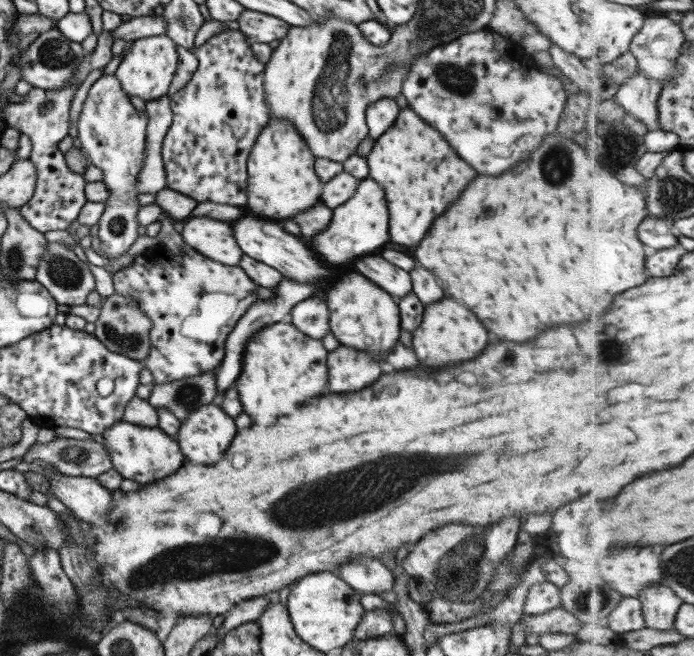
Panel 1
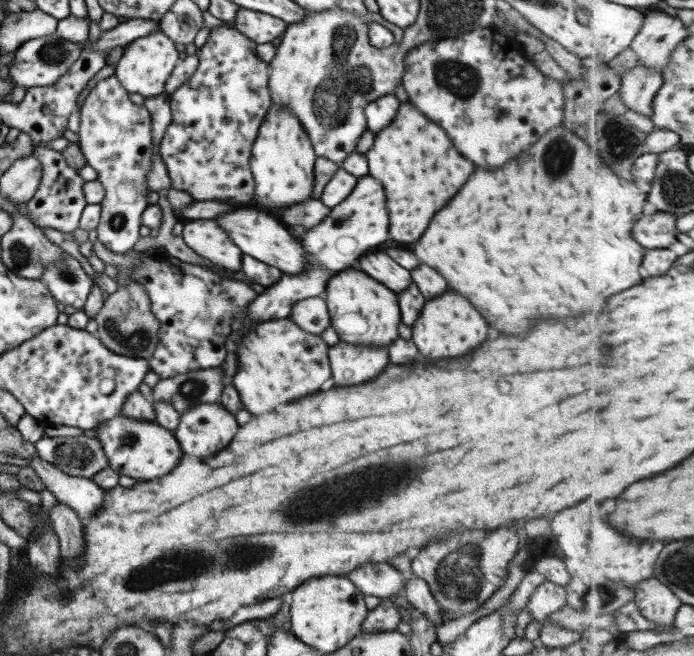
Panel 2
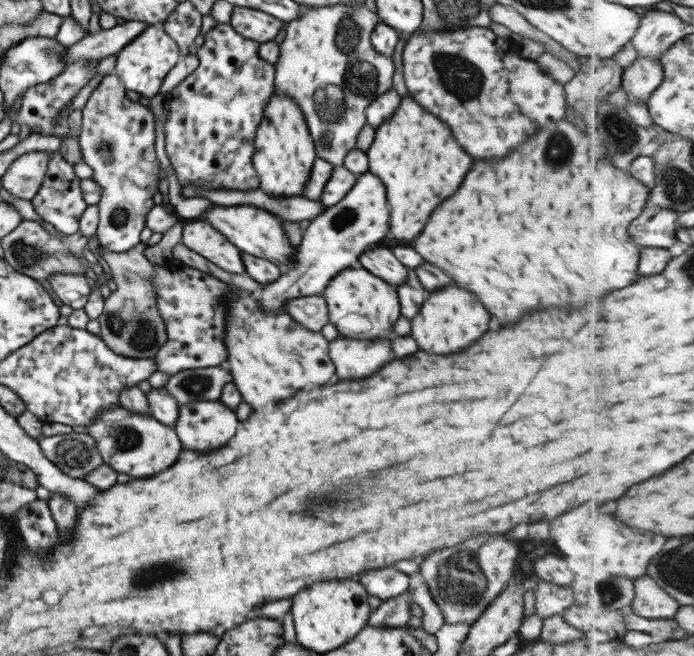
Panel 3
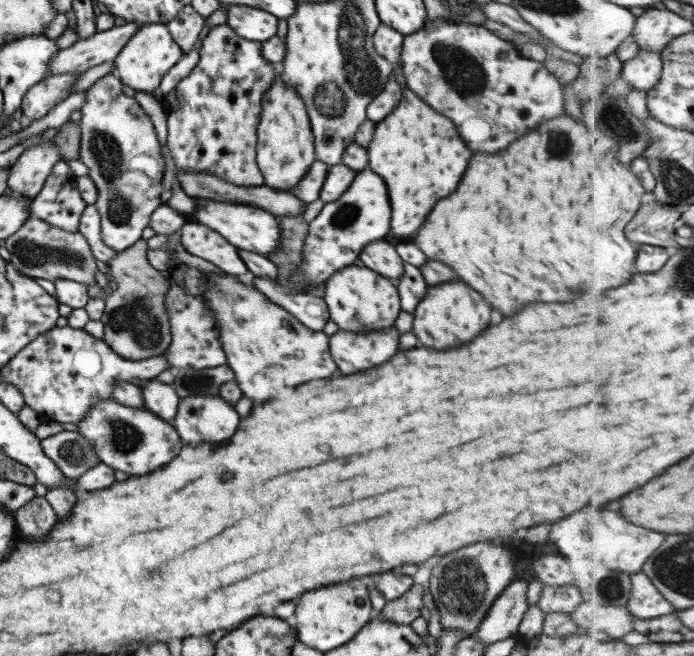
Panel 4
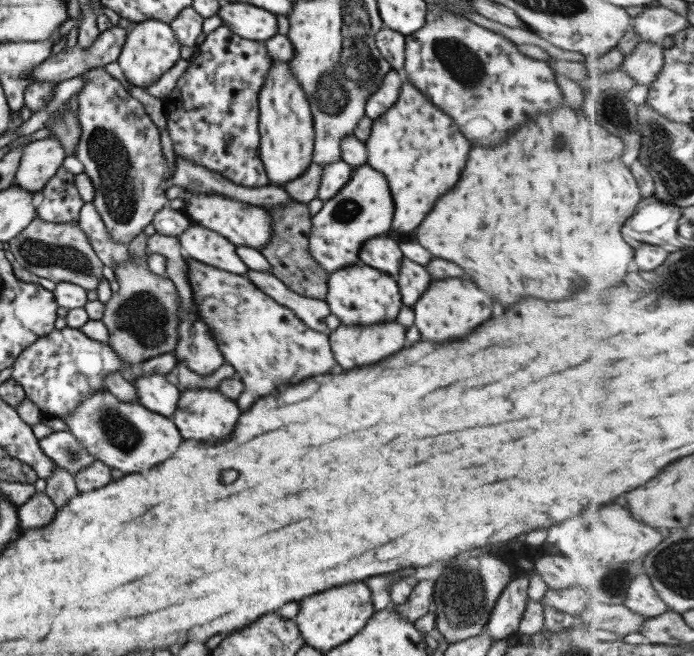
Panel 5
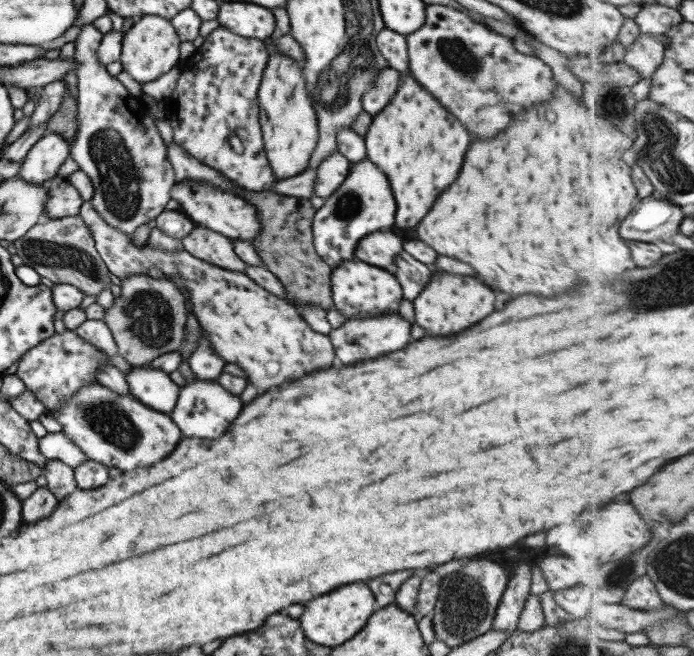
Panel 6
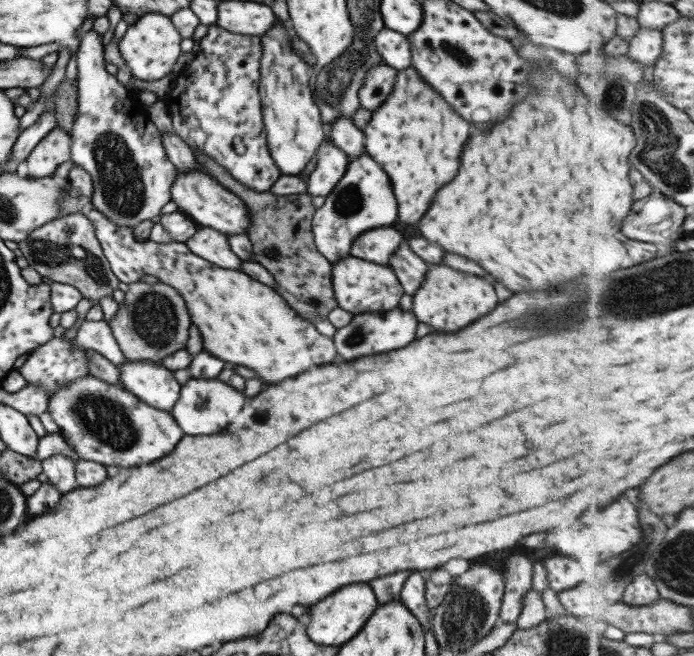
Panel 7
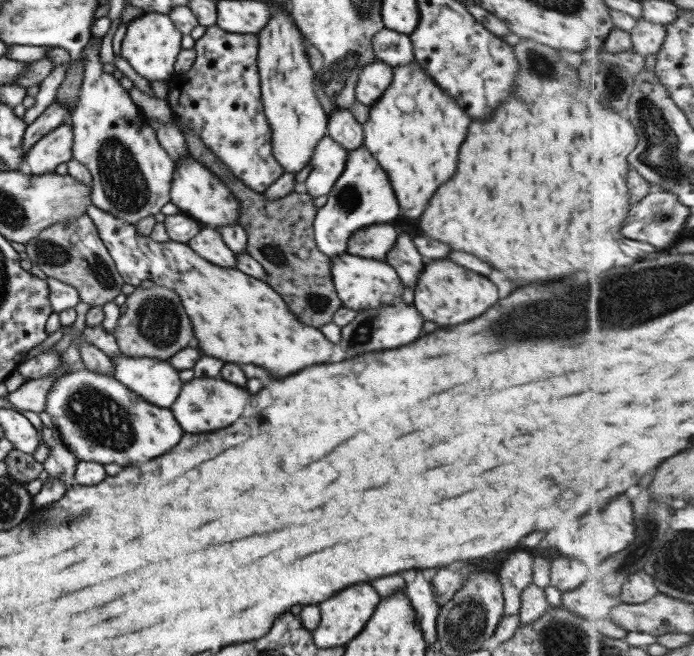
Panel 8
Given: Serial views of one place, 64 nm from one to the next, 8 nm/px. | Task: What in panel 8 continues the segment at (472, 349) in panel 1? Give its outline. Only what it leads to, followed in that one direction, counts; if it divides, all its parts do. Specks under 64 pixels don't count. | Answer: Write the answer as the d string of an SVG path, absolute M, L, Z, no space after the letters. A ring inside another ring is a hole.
M433 260L425 264L413 296L413 306L421 314L421 318L435 322L437 326L463 324L483 314L495 302L497 302L497 290L487 278L473 274L469 270L463 272L463 268L457 268L457 264L447 260Z

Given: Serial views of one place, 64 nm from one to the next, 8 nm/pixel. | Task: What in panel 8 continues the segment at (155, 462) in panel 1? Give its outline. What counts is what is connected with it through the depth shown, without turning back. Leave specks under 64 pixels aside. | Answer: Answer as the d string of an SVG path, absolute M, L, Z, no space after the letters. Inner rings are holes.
M85 367L53 379L45 396L43 410L49 415L59 440L78 461L96 462L102 465L129 466L133 462L145 462L157 458L167 450L171 450L184 433L181 432L181 427L171 410L145 402L135 392L117 382L113 375L97 374Z

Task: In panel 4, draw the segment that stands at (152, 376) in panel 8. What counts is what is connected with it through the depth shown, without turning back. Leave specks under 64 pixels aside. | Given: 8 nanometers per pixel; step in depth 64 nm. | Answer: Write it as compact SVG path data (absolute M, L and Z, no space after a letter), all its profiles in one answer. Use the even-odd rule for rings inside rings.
M155 378L143 380L141 397L143 408L172 424L178 405L178 396L169 384L161 383Z

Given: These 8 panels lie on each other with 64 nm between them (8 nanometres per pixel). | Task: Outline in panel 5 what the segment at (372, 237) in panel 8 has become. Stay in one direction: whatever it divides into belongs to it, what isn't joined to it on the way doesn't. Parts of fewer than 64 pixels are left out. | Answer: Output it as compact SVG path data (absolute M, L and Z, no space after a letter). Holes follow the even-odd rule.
M373 236L369 240L365 240L359 248L357 254L359 262L385 272L393 278L393 274L397 274L399 270L399 262L401 262L401 252L397 250L397 244L391 238L383 238L383 236Z

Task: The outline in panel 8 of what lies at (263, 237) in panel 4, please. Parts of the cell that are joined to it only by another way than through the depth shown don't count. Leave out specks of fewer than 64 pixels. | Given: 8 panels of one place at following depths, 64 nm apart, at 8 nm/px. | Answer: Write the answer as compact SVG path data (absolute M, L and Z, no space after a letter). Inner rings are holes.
M187 154L175 162L169 192L170 202L177 206L179 212L197 221L201 226L231 226L237 224L238 201L231 195L225 184L203 164L193 160Z

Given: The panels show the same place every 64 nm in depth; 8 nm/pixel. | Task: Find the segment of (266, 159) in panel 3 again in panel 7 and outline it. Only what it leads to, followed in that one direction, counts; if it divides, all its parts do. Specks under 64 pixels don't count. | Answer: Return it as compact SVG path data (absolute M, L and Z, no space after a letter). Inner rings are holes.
M275 19L271 28L260 37L261 59L259 68L258 96L261 103L261 119L267 150L277 166L279 174L299 175L303 173L309 159L323 140L324 129L319 117L319 108L313 104L308 88L308 66L291 48L289 37L292 31L288 23Z

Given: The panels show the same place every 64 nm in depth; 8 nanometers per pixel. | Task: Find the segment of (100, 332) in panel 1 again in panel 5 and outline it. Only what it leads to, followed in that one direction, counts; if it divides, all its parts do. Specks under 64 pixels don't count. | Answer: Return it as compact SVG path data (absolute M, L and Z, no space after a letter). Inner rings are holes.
M143 230L127 244L129 259L115 265L113 274L118 284L117 293L111 293L104 304L100 321L105 325L107 345L126 363L137 365L151 357L172 352L176 340L178 298L173 282L161 277L147 266Z

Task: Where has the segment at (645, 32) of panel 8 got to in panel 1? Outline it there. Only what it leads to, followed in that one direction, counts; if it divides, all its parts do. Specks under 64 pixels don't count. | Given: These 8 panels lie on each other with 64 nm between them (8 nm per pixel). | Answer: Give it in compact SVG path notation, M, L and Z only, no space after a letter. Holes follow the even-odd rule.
M638 72L627 78L615 94L614 100L618 102L625 112L645 124L648 132L661 130L659 116L659 96L664 86L655 78L644 76Z

